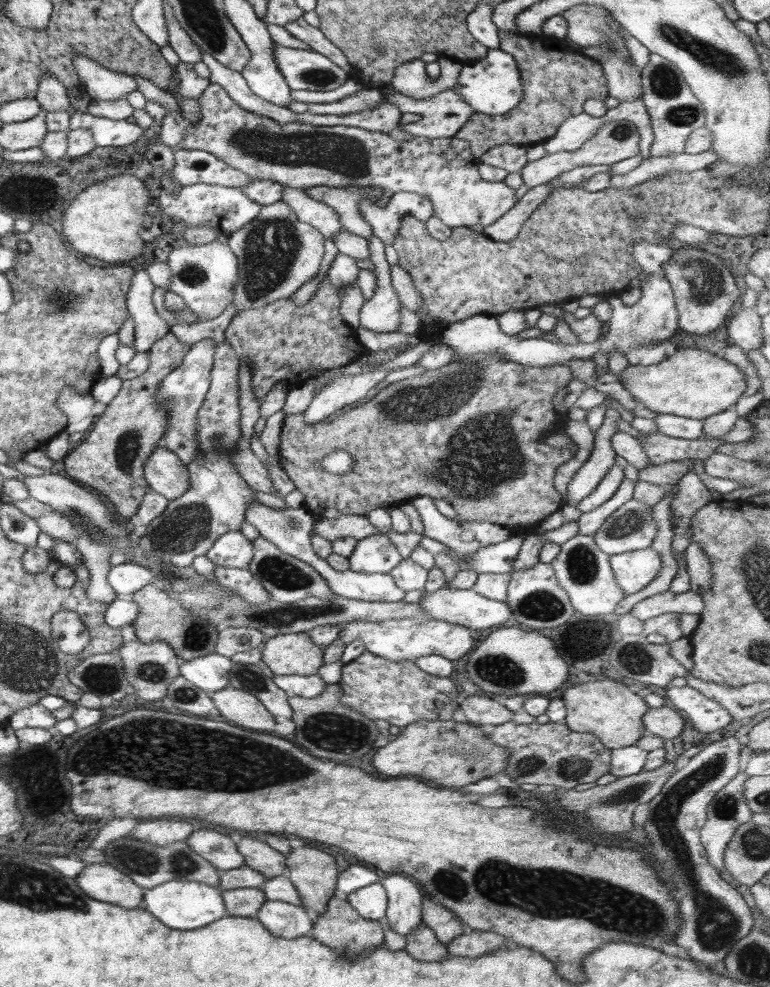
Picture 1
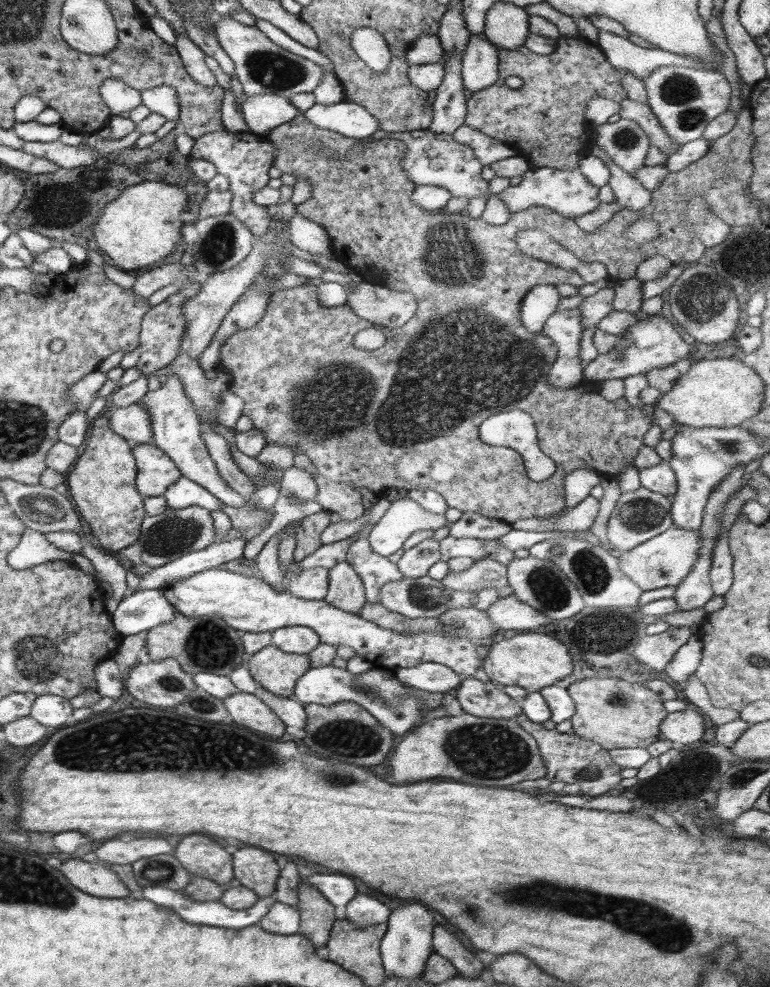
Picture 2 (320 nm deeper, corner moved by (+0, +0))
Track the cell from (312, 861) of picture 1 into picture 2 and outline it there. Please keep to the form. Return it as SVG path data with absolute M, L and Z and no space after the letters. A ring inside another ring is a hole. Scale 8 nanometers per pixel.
M302 881L298 891L297 910L300 917L297 933L308 937L316 949L325 946L337 920L334 905L317 888Z

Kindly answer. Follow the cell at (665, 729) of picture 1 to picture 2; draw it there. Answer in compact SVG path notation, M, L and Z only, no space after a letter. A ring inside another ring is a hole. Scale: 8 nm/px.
M688 707L680 712L667 713L660 725L661 737L671 740L678 750L700 740L704 729L703 714Z

